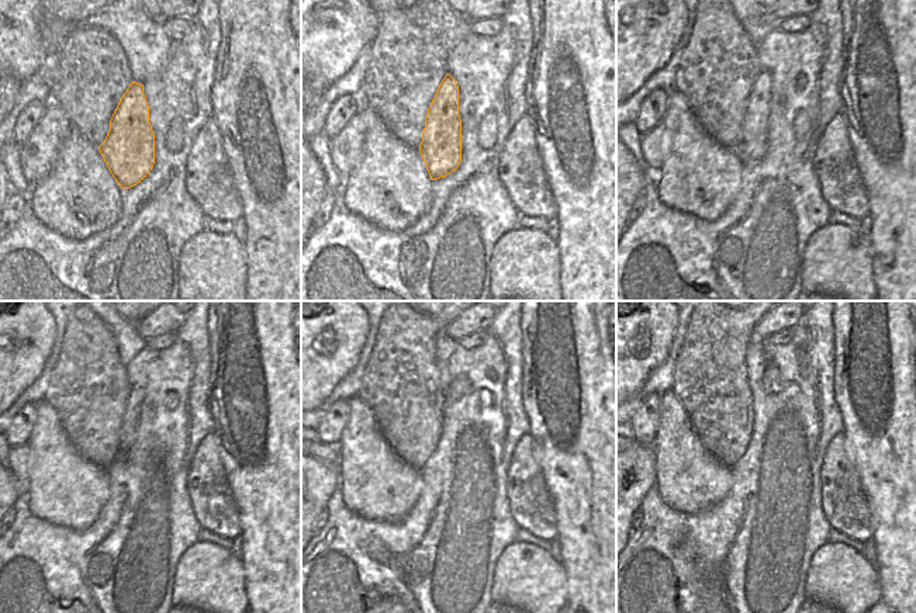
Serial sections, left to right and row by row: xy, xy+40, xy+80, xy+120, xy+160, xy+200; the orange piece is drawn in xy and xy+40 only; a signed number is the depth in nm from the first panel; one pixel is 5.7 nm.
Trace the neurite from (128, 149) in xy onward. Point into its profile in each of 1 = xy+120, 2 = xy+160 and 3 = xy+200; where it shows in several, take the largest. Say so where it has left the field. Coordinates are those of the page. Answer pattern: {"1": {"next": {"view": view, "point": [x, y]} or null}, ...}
{"1": {"next": {"view": "xy+120", "point": [130, 422]}}, "2": {"next": {"view": "xy+160", "point": [458, 387]}}, "3": {"next": {"view": "xy+200", "point": [773, 383]}}}

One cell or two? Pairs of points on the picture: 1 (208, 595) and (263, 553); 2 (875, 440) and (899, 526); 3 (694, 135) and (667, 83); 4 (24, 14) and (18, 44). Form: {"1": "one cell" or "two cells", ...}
{"1": "two cells", "2": "one cell", "3": "two cells", "4": "one cell"}

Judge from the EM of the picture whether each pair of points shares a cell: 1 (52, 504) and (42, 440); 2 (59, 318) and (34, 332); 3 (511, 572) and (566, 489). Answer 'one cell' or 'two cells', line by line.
1: one cell
2: two cells
3: two cells

